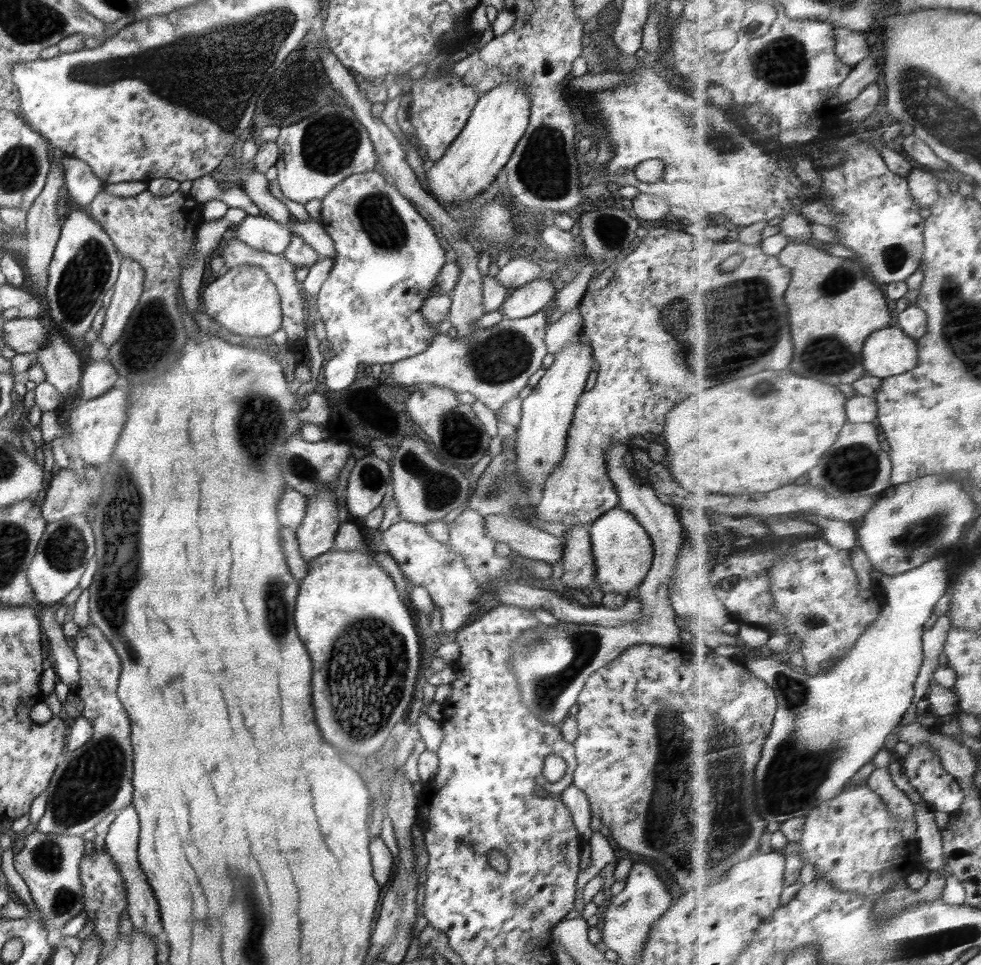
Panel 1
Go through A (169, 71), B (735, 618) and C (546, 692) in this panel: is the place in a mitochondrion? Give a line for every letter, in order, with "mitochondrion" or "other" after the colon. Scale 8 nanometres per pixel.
A: mitochondrion
B: other
C: mitochondrion

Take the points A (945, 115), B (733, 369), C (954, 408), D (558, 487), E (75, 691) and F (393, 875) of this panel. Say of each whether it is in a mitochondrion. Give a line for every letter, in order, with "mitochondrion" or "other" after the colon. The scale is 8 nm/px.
A: mitochondrion
B: mitochondrion
C: other
D: other
E: other
F: other

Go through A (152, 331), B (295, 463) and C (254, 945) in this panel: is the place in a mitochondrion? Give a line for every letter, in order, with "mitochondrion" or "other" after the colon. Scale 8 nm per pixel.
A: mitochondrion
B: mitochondrion
C: mitochondrion

